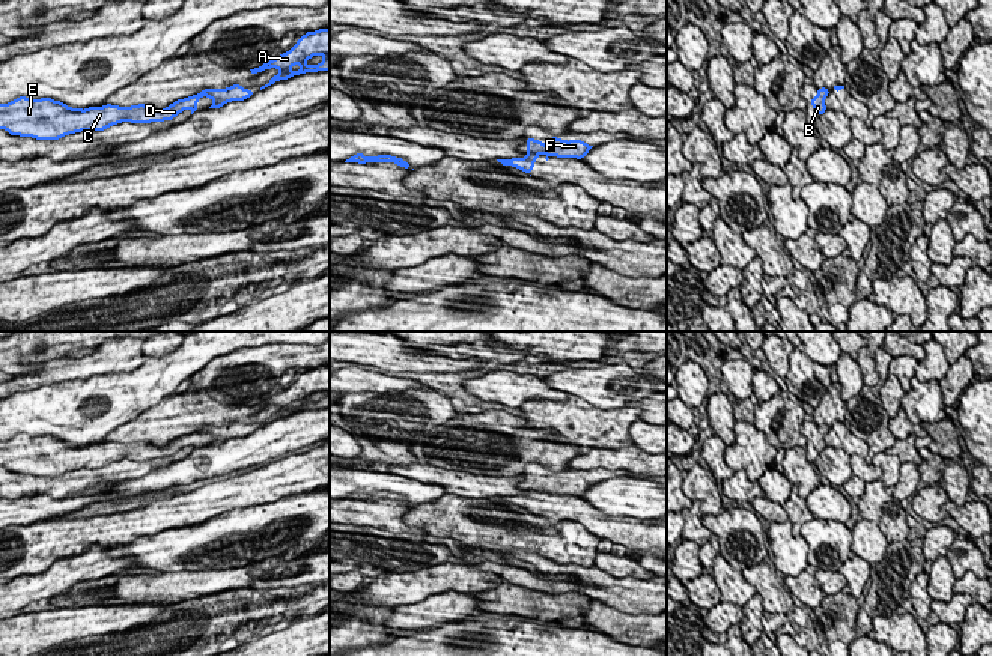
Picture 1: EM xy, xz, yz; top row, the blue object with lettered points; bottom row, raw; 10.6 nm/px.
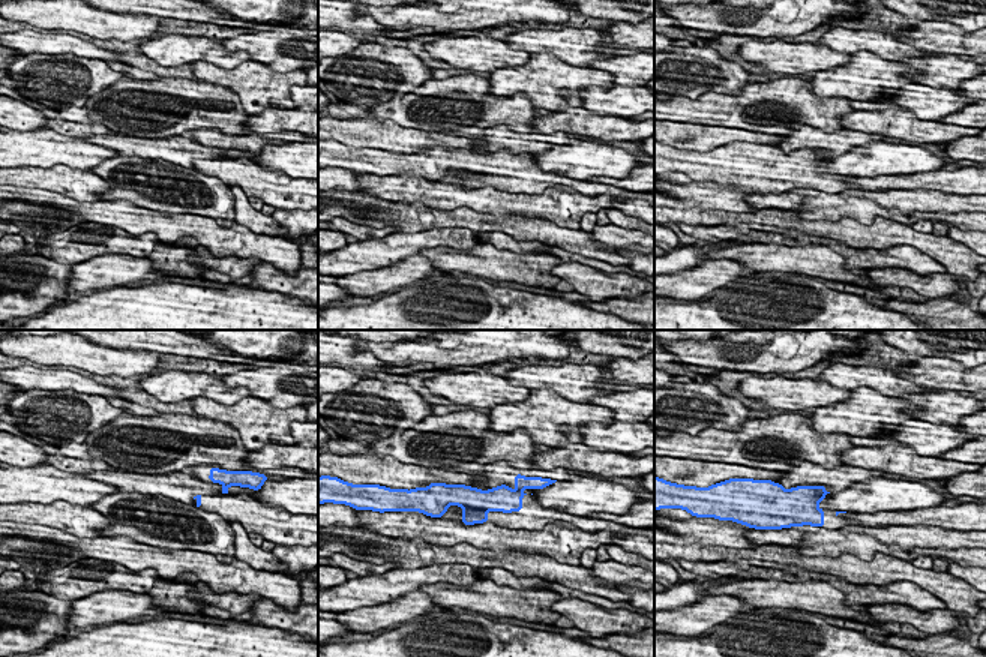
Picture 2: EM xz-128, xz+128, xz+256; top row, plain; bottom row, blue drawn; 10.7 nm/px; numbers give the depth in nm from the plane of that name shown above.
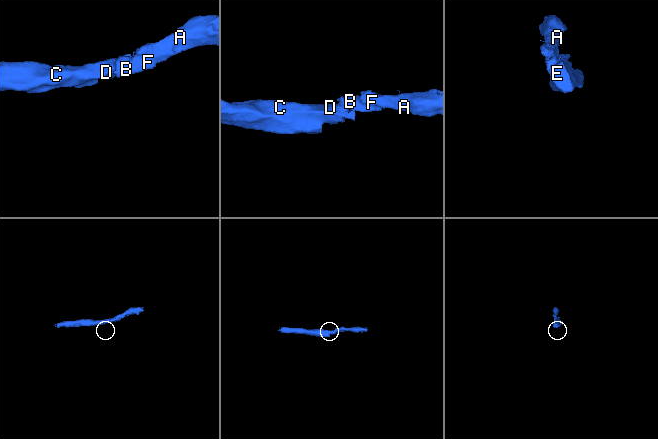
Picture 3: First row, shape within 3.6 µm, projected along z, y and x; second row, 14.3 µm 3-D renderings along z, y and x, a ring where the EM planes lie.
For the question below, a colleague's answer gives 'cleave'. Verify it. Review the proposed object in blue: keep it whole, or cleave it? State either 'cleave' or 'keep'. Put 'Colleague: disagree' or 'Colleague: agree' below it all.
cleave
Colleague: agree

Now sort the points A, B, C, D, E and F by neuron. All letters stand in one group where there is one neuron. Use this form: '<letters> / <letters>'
A B F / C D E

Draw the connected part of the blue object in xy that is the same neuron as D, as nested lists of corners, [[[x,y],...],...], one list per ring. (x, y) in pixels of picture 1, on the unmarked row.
[[[20,433],[8,441],[0,441],[0,466],[11,472],[32,474],[36,477],[59,477],[81,468],[104,468],[125,457],[131,460],[151,460],[175,456],[181,448],[193,445],[202,433],[178,436],[164,447],[145,441],[119,444],[102,442],[86,447],[71,445],[51,435],[29,436]]]

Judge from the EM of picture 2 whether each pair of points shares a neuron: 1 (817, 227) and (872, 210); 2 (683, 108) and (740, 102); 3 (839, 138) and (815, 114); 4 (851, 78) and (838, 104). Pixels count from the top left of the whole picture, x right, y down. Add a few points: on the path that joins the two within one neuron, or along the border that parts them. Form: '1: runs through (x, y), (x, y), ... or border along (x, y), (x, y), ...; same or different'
1: border along (800, 216), (824, 221), (854, 218), (869, 225); different
2: runs through (697, 108), (716, 108), (727, 104); same
3: border along (791, 123), (811, 125), (823, 131); different
4: border along (829, 96), (845, 96), (850, 99); different

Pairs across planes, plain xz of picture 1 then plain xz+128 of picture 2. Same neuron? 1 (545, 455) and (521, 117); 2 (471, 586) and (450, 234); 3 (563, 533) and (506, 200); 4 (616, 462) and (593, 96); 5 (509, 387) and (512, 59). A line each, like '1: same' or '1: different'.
1: same
2: same
3: same
4: different
5: same

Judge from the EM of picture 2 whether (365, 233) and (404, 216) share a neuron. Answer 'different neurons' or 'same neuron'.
different neurons

